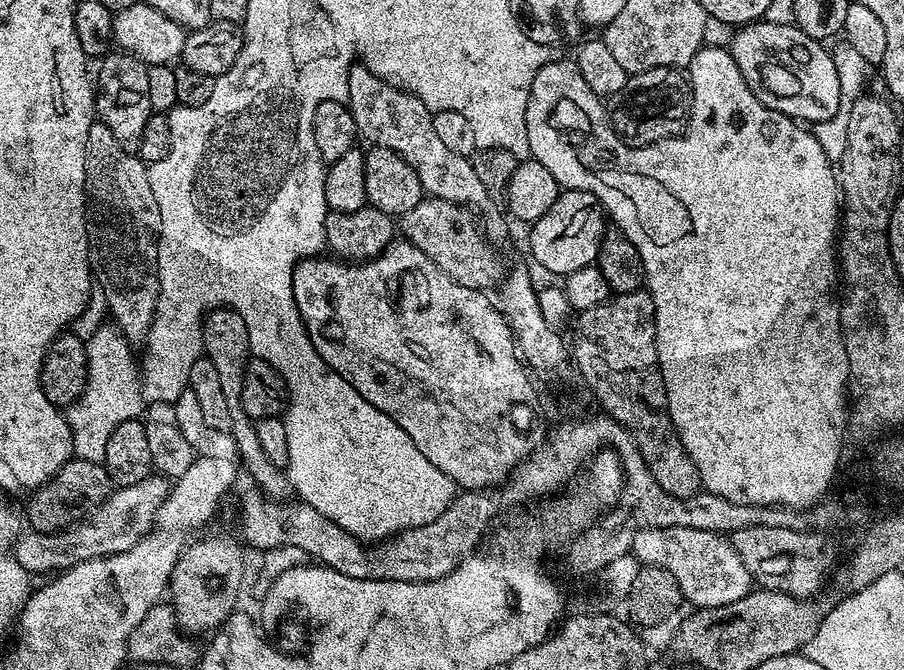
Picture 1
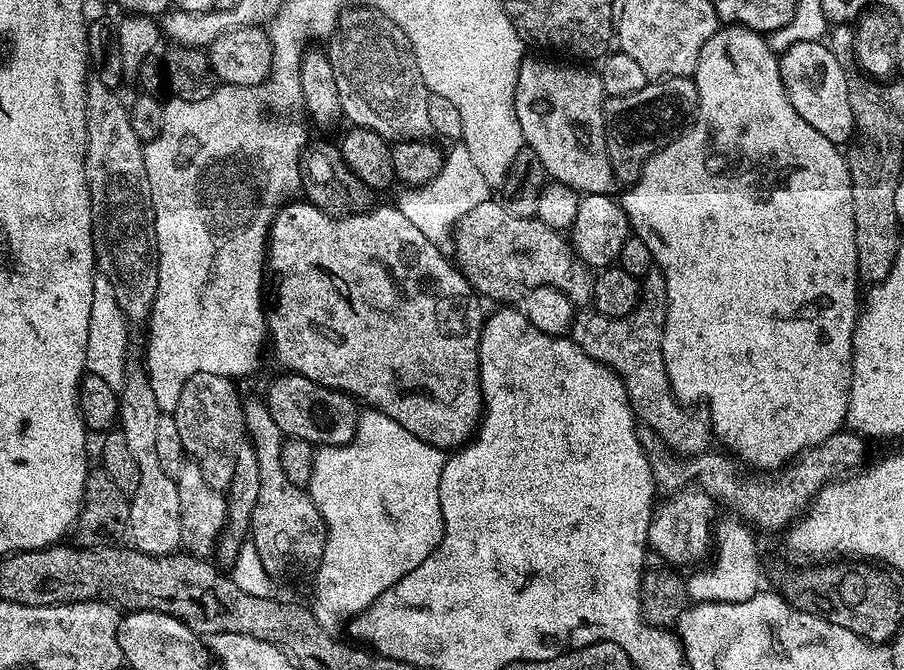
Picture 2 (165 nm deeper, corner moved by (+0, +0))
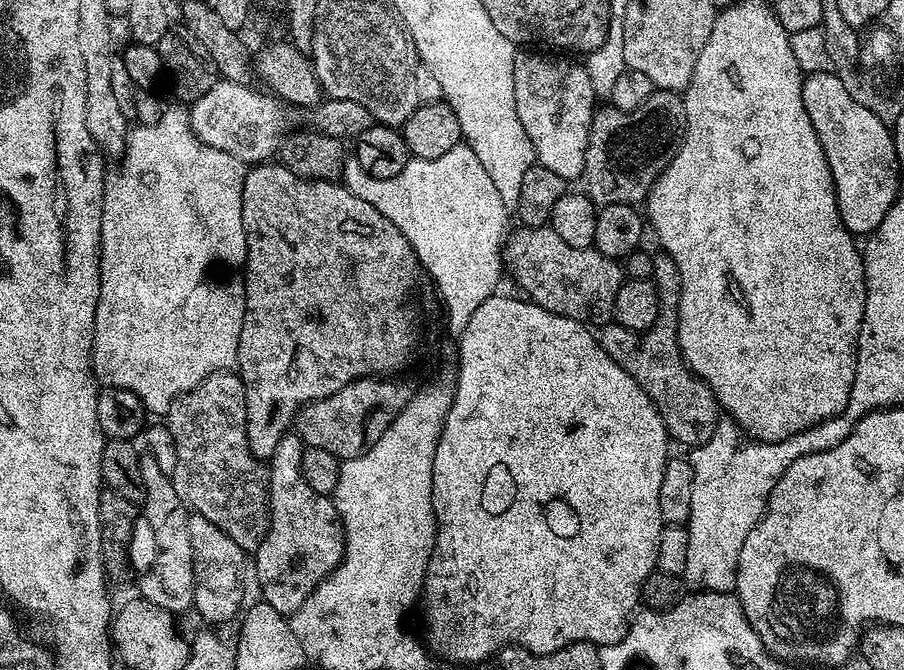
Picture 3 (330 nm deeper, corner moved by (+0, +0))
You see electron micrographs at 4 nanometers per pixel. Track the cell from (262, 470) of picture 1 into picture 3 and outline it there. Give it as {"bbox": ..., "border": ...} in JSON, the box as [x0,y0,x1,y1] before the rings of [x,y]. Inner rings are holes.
{"bbox":[254,430,344,617],"border":[[[290,430],[282,438],[282,442],[278,442],[278,446],[274,449],[271,460],[267,461],[268,465],[268,532],[262,538],[259,547],[254,553],[254,580],[260,583],[260,588],[264,591],[262,596],[263,603],[274,606],[274,610],[278,610],[283,616],[291,617],[292,613],[298,611],[302,604],[310,598],[310,594],[320,583],[328,577],[333,570],[339,566],[340,559],[344,557],[344,527],[340,521],[340,515],[336,509],[335,503],[329,497],[318,494],[310,486],[310,482],[306,482],[306,478],[302,474],[302,454],[305,450],[305,443],[296,435],[295,431]]]}

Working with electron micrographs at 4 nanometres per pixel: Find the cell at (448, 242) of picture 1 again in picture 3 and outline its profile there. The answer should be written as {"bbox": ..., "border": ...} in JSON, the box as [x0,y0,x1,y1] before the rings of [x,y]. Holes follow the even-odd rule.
{"bbox":[502,225,624,326],"border":[[[544,225],[542,227],[534,228],[525,228],[523,226],[517,227],[517,232],[514,231],[505,239],[503,243],[502,255],[503,255],[503,267],[506,269],[507,275],[512,275],[514,279],[520,283],[520,288],[525,295],[528,295],[531,299],[534,299],[534,302],[542,306],[546,310],[550,310],[558,314],[559,316],[574,318],[580,323],[587,323],[592,326],[602,326],[606,323],[609,323],[613,319],[613,308],[614,300],[617,298],[618,290],[621,288],[624,275],[623,267],[617,262],[602,254],[594,246],[590,248],[574,247],[569,246],[558,234],[554,233],[554,230],[549,225]]]}

